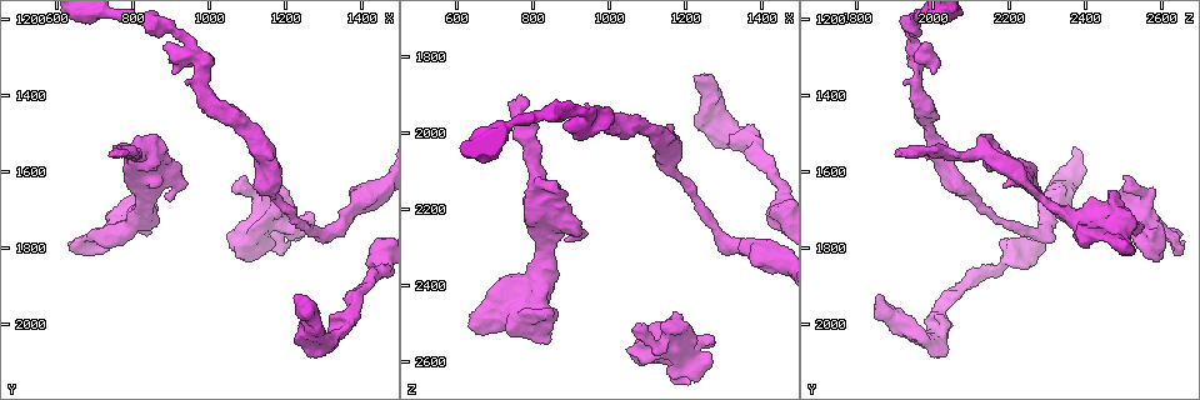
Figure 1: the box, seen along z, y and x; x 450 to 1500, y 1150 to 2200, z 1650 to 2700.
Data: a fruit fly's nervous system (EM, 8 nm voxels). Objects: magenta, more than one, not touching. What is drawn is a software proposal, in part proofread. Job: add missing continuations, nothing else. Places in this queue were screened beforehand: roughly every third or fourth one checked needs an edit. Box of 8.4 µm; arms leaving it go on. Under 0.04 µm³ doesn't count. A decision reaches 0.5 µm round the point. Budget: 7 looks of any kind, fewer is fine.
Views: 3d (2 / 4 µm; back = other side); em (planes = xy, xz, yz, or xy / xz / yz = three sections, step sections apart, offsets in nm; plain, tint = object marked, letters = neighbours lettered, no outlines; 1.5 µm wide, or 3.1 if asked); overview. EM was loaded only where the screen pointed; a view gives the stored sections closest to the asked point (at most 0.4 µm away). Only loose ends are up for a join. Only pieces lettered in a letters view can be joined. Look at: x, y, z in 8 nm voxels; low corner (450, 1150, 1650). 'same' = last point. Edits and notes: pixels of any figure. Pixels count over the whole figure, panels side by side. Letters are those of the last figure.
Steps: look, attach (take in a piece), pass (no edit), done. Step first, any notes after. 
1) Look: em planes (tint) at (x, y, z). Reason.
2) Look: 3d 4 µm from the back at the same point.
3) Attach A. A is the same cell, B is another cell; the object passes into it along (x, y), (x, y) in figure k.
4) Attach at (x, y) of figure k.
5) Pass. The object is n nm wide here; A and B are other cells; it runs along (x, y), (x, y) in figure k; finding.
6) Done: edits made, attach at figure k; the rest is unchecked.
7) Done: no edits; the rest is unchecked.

Look: 3d 4 µm at (1110, 1830, 2595). An open end.

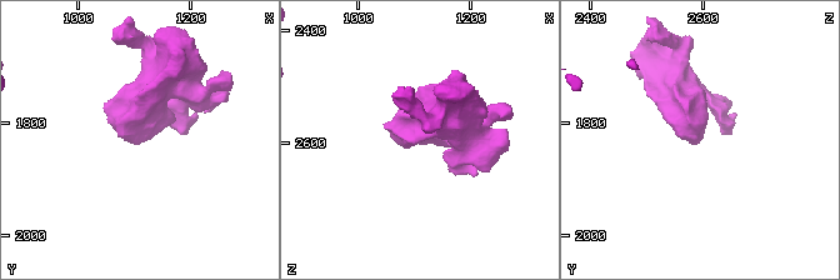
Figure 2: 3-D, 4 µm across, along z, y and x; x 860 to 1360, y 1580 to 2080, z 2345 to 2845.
Look: em yz step 8 (tint) at (1110, 1825, 2605).

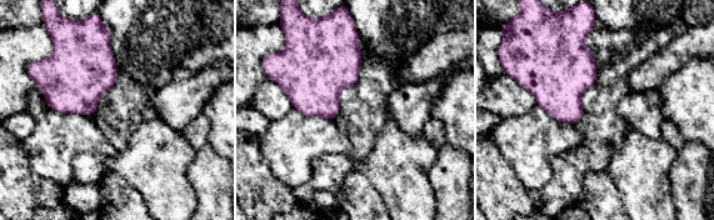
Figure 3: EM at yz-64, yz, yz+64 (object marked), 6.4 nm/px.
Look: em planes (letters) at the same point. Cut it another way.

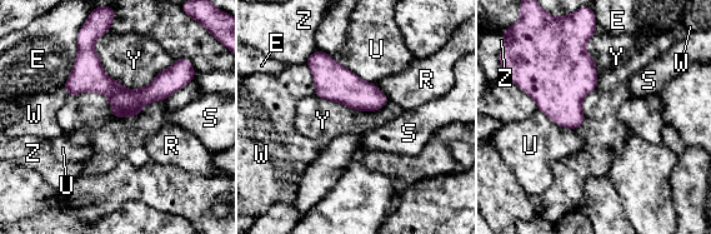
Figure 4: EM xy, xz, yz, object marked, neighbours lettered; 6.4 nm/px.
Pass. E, R, S, U, W, Y and Z are other cells; no lettered piece goes on from it.

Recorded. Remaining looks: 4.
Look: 3d 4 µm at (840, 1745, 2555). An open end.

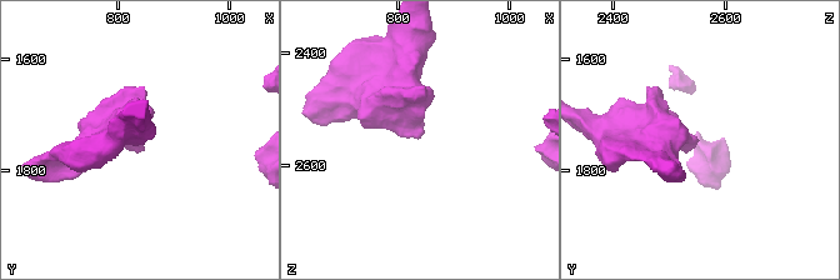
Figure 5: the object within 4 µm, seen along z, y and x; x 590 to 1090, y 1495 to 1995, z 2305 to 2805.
Look: em planes (letters) at (840, 1740, 2545). Now the EM.

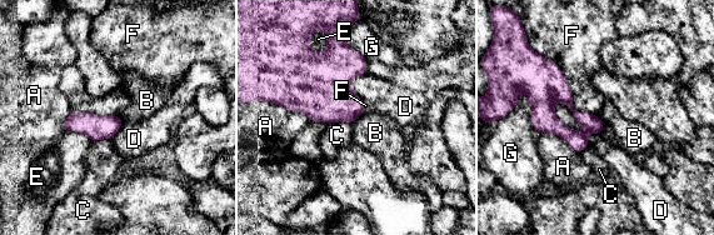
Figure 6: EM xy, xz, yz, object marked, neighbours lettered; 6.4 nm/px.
Pass. The longest contact is with F, 550 nm; A, B, C, D, E, F and G are other cells; none of them fits.

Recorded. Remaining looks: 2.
Look: 3d 2 µm at (775, 1555, 1905). Free end.

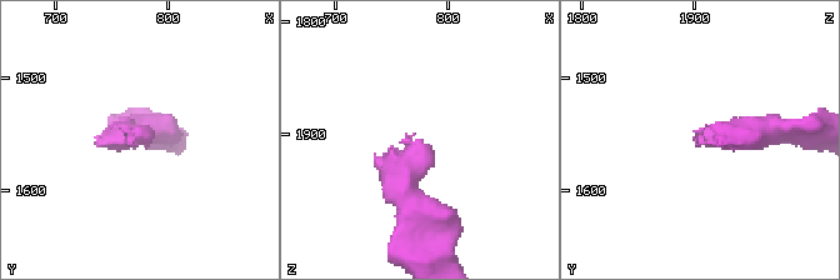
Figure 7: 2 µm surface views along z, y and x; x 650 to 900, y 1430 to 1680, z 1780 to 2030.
Look: em planes (letters) at (768, 1554, 1898).

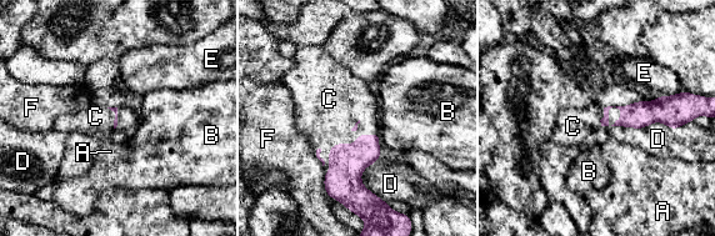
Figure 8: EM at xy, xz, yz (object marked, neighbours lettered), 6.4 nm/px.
Attach at (326, 108) of figure 8. C is the same cell, A, B, D, E and F are other cells; the neuron continues.

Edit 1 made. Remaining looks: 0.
Done: edits made, attach at figure 8; the rest is unchecked.

